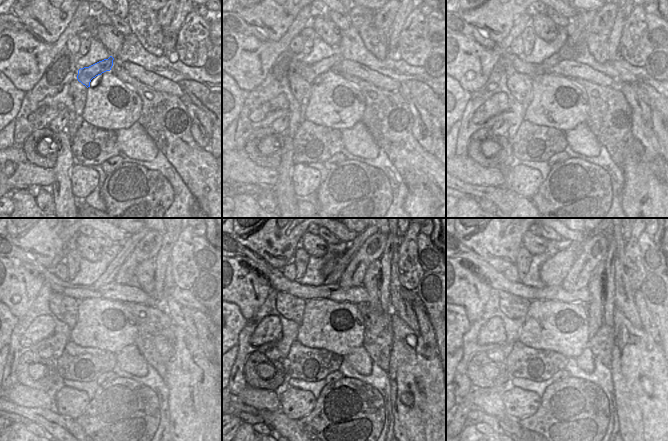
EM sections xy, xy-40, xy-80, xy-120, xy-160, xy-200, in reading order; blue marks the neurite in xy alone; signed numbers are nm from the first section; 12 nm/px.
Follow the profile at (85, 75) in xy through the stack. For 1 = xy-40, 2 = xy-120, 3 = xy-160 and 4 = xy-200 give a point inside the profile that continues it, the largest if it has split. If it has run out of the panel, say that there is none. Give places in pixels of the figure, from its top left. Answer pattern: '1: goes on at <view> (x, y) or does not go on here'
1: goes on at xy-40 (310, 73)
2: goes on at xy-120 (128, 246)
3: goes on at xy-160 (348, 255)
4: goes on at xy-200 (578, 245)

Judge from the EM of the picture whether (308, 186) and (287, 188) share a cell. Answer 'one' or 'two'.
two

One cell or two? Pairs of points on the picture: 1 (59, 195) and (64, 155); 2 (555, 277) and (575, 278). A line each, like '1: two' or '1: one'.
1: one
2: two

